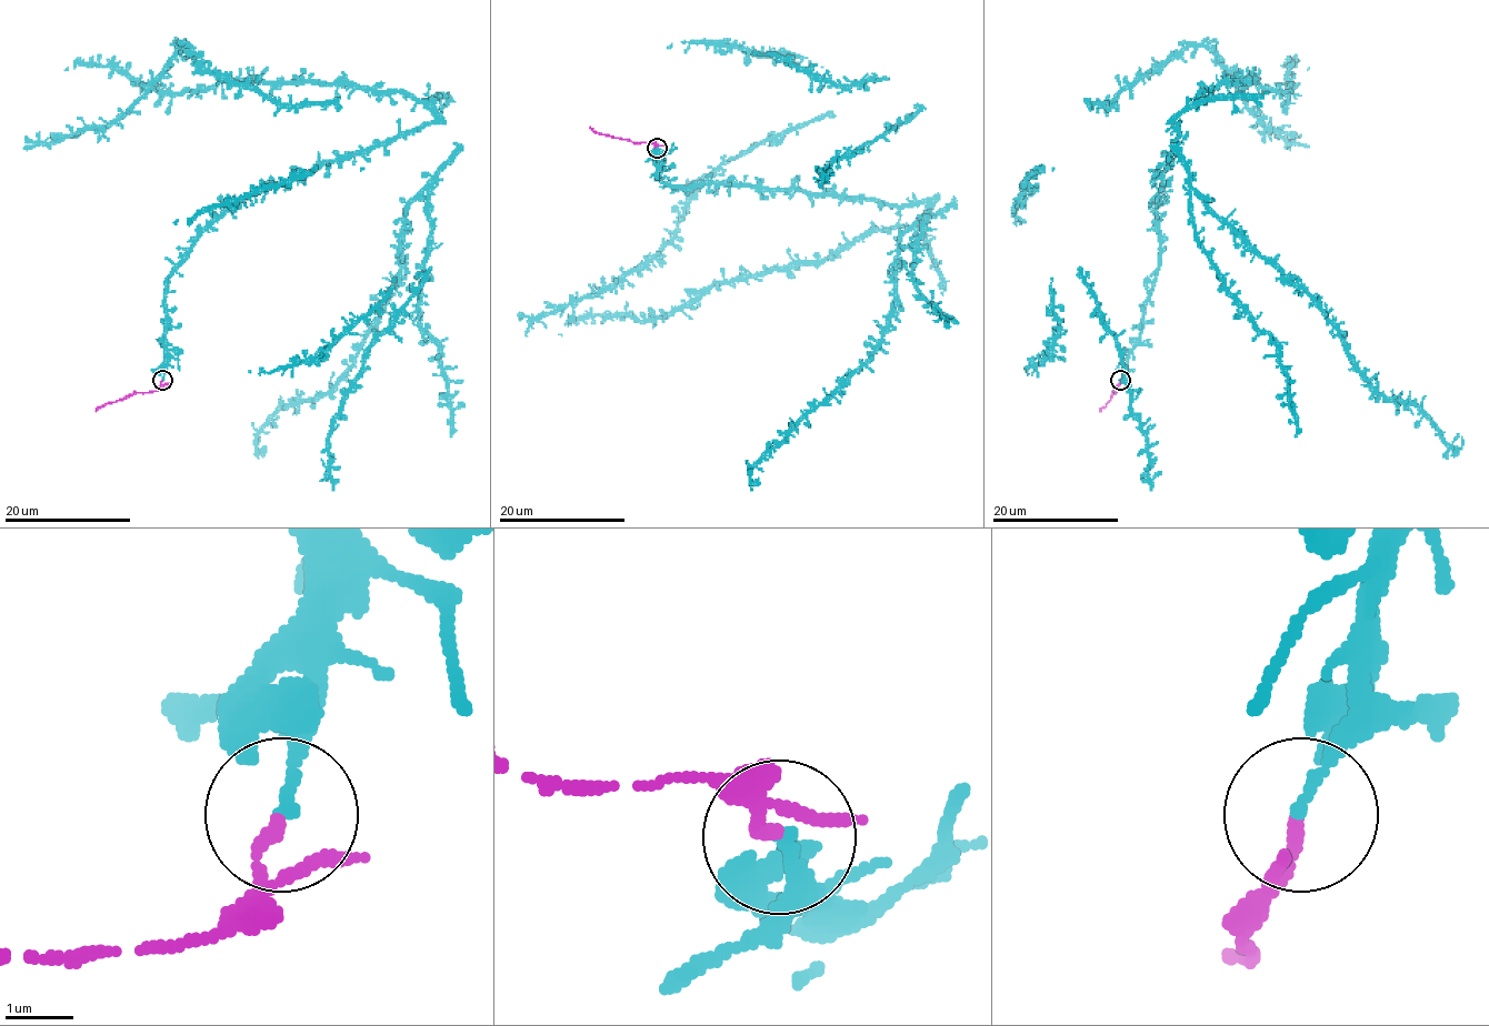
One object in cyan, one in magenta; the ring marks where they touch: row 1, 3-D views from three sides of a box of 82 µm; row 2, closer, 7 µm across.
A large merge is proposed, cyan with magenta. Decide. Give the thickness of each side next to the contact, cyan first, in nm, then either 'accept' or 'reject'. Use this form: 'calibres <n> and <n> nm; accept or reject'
calibres 180 and 180 nm; reject

